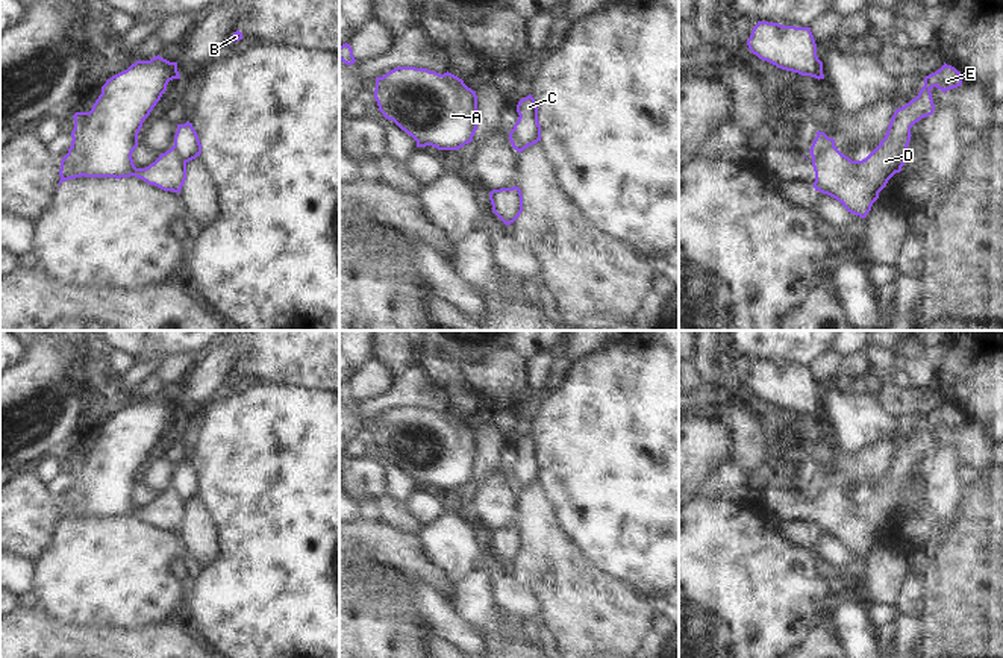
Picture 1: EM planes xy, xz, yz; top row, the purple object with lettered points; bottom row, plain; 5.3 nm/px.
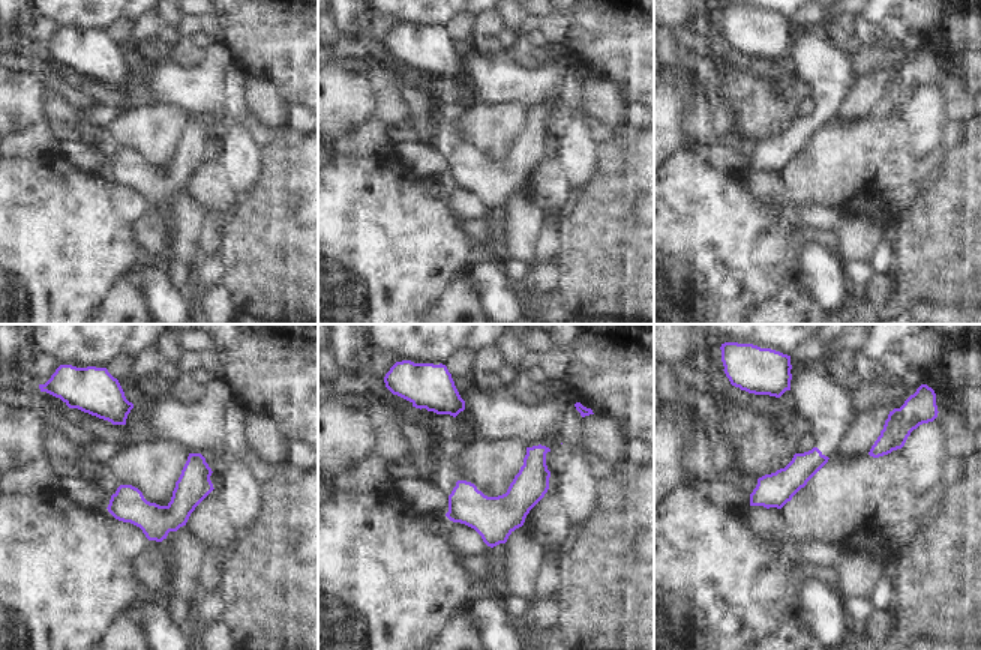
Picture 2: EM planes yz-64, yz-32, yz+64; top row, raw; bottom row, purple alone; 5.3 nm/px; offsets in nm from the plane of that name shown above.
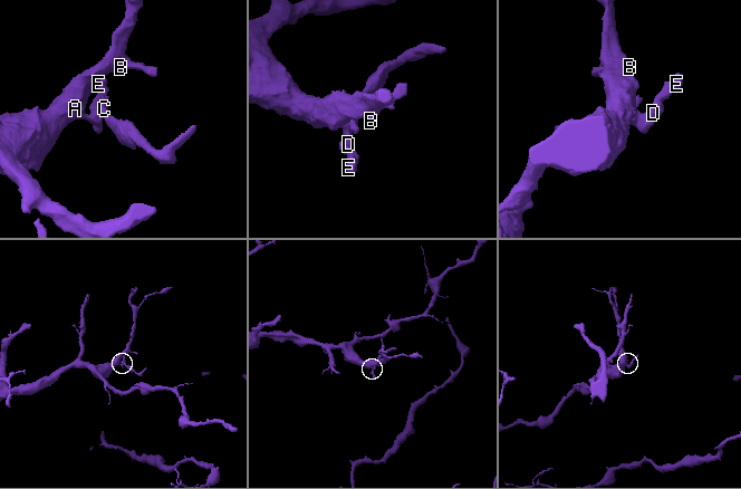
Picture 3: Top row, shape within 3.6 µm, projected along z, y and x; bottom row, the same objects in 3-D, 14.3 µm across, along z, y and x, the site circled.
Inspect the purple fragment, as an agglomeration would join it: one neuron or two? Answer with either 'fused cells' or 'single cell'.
fused cells

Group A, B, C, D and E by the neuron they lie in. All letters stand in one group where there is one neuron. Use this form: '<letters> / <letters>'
A B D E / C

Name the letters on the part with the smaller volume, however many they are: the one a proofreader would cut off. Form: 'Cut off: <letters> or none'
Cut off: C

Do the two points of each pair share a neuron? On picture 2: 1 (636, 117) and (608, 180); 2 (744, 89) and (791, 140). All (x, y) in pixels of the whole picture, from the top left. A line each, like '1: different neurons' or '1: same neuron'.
1: different neurons
2: different neurons

